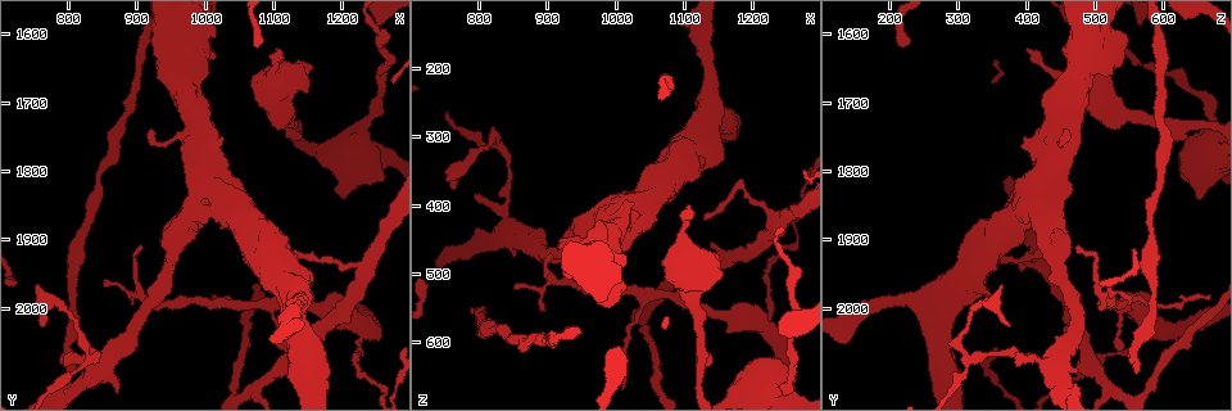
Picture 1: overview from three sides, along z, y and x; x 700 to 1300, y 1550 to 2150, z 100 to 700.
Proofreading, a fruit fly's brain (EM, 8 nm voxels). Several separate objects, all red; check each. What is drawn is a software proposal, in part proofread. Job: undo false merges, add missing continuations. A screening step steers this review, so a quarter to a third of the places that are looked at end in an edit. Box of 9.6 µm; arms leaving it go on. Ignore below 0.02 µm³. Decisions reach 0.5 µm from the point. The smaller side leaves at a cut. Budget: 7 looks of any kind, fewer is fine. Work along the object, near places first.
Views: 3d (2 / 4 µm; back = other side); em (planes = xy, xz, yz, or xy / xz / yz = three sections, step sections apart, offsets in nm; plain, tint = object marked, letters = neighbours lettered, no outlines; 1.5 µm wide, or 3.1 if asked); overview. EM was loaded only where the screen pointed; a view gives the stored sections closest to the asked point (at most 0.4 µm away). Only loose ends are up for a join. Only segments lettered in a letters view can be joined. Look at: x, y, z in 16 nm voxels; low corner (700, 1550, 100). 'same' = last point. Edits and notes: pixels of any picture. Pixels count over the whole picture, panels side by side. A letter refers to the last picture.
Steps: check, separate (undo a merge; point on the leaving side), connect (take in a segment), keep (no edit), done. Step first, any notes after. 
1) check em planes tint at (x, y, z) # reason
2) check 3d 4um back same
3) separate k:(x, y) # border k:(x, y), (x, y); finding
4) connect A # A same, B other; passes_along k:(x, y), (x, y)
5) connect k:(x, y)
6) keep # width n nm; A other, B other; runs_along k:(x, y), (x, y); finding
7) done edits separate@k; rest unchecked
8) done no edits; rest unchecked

check 3d 2um at (1140, 2025, 460) # branch stops here

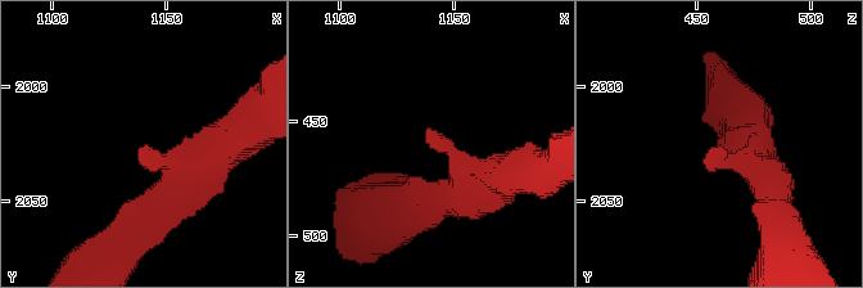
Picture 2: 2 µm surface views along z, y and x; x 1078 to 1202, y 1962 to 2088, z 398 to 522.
check em xy step 4 letters at (1137, 2030, 455) # need the tissue

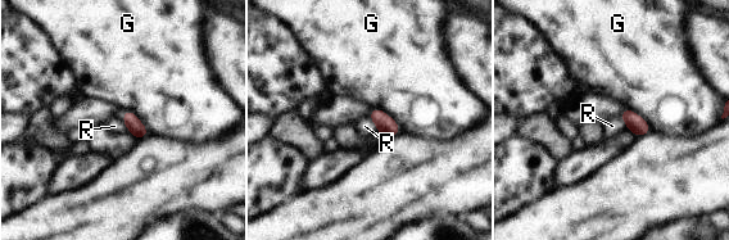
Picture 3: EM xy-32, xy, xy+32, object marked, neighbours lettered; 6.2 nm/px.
keep # longest_contact G 240 nm; G other, R other; none of them fits

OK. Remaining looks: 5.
check 3d 4um at (850, 1965, 520) # branch stops here

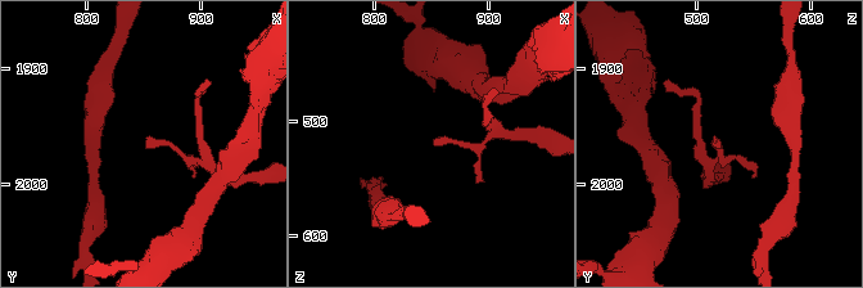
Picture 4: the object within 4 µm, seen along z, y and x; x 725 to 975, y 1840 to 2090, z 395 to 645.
check em yz step 4 plain at (854, 1970, 524)

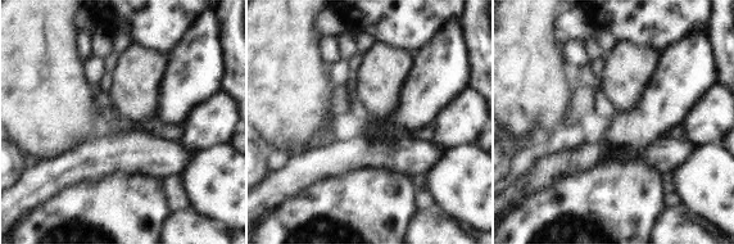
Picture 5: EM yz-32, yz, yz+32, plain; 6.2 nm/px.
check em yz step 4 letters same # what lies round it

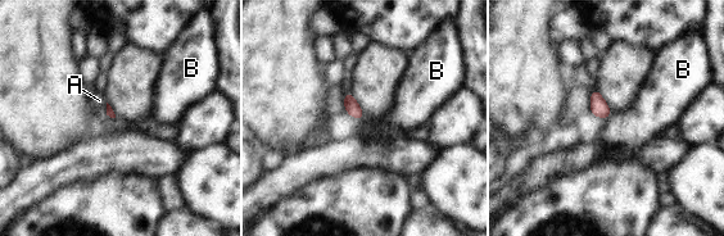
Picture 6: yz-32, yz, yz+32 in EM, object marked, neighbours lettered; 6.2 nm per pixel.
keep # A other, B other; border 6:(611, 114), (606, 119); none of them fits

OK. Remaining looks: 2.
check 3d 4um at (830, 2080, 315) # thin neck

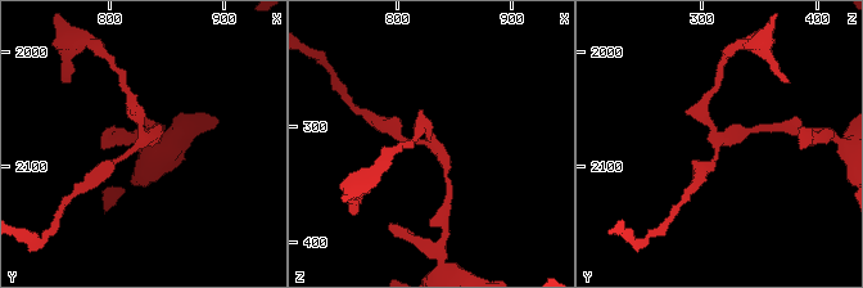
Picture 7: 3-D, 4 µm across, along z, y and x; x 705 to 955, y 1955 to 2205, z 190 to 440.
check em planes letters at (832, 2074, 310) # arms 3

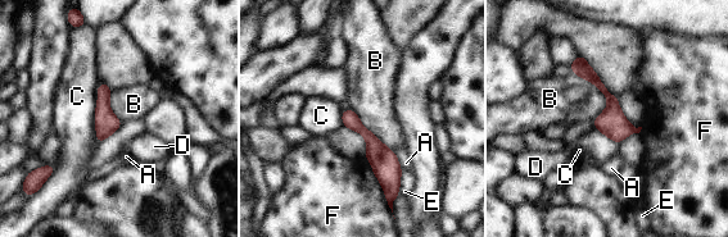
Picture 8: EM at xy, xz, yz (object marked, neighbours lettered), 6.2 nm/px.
keep # A other, B other, C other, D other, E other, F other; runs_along 8:(347, 113), (384, 162), (388, 191); all the same cell

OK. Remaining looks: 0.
done no edits; rest unchecked

